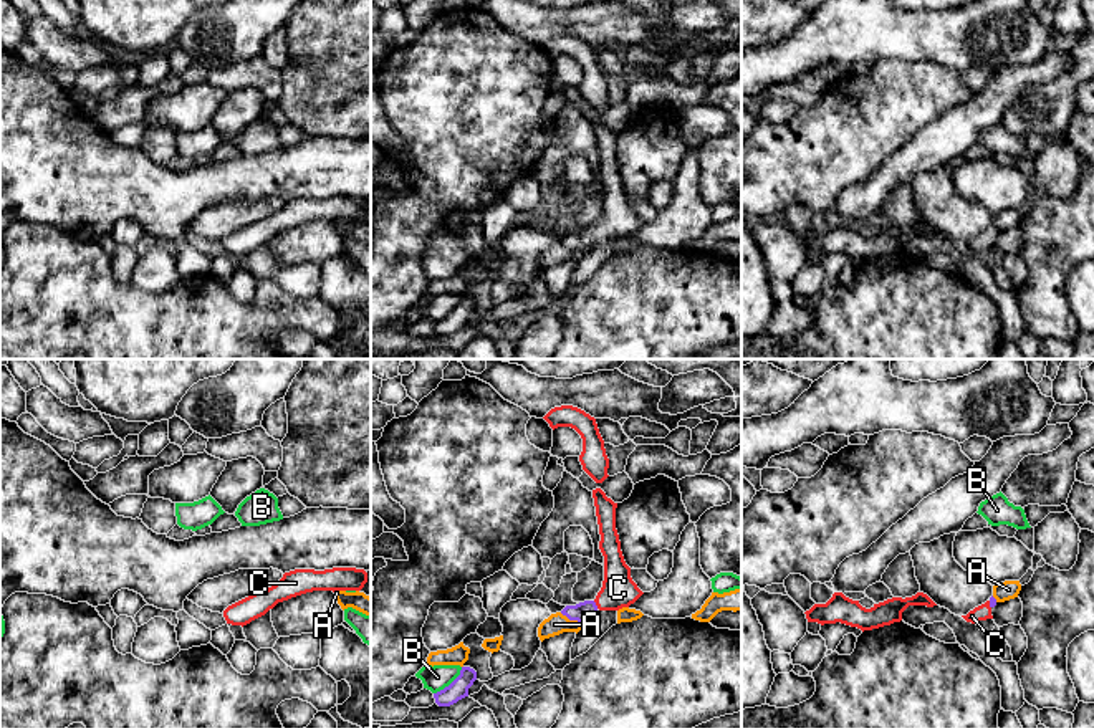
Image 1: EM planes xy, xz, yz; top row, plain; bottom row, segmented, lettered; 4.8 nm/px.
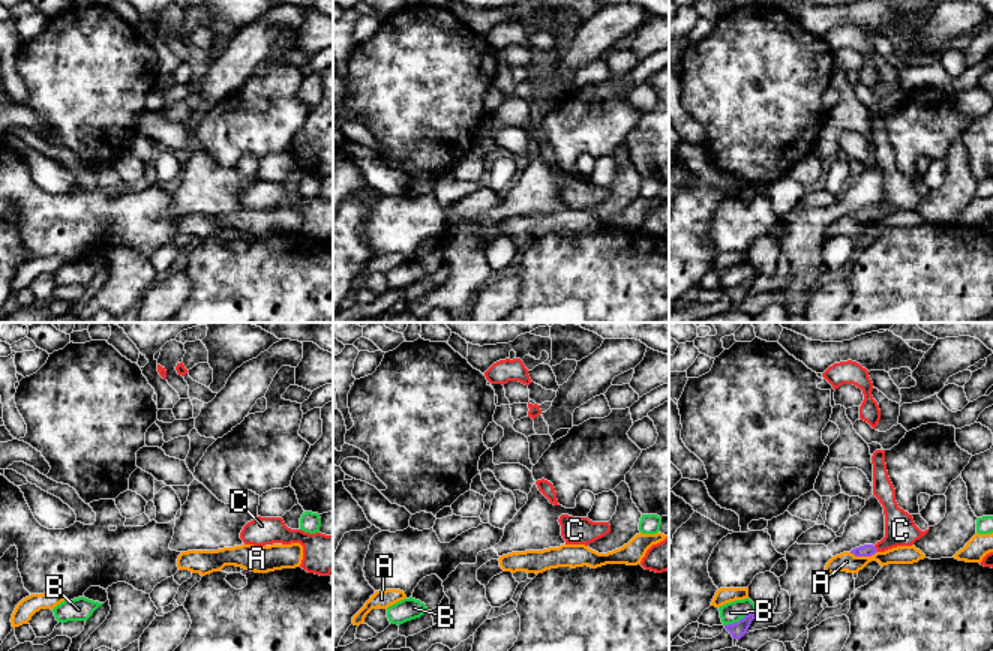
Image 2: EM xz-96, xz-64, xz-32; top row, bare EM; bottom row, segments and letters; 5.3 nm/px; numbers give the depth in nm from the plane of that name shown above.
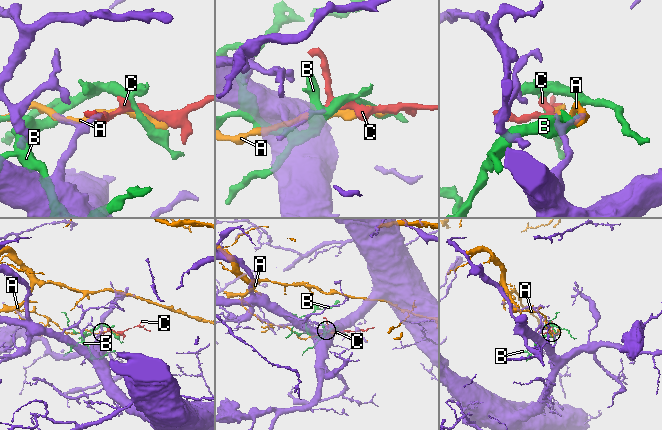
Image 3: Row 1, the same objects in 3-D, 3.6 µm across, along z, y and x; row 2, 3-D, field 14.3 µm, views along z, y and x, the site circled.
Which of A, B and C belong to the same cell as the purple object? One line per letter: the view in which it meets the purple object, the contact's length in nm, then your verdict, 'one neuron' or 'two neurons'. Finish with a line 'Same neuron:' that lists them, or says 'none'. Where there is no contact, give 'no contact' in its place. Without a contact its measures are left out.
A: meets purple in xz; contact 130 nm long; two neurons
B: meets purple in xz; contact 190 nm long; two neurons
C: meets purple in xz; contact 50 nm long; one neuron
Same neuron: C

